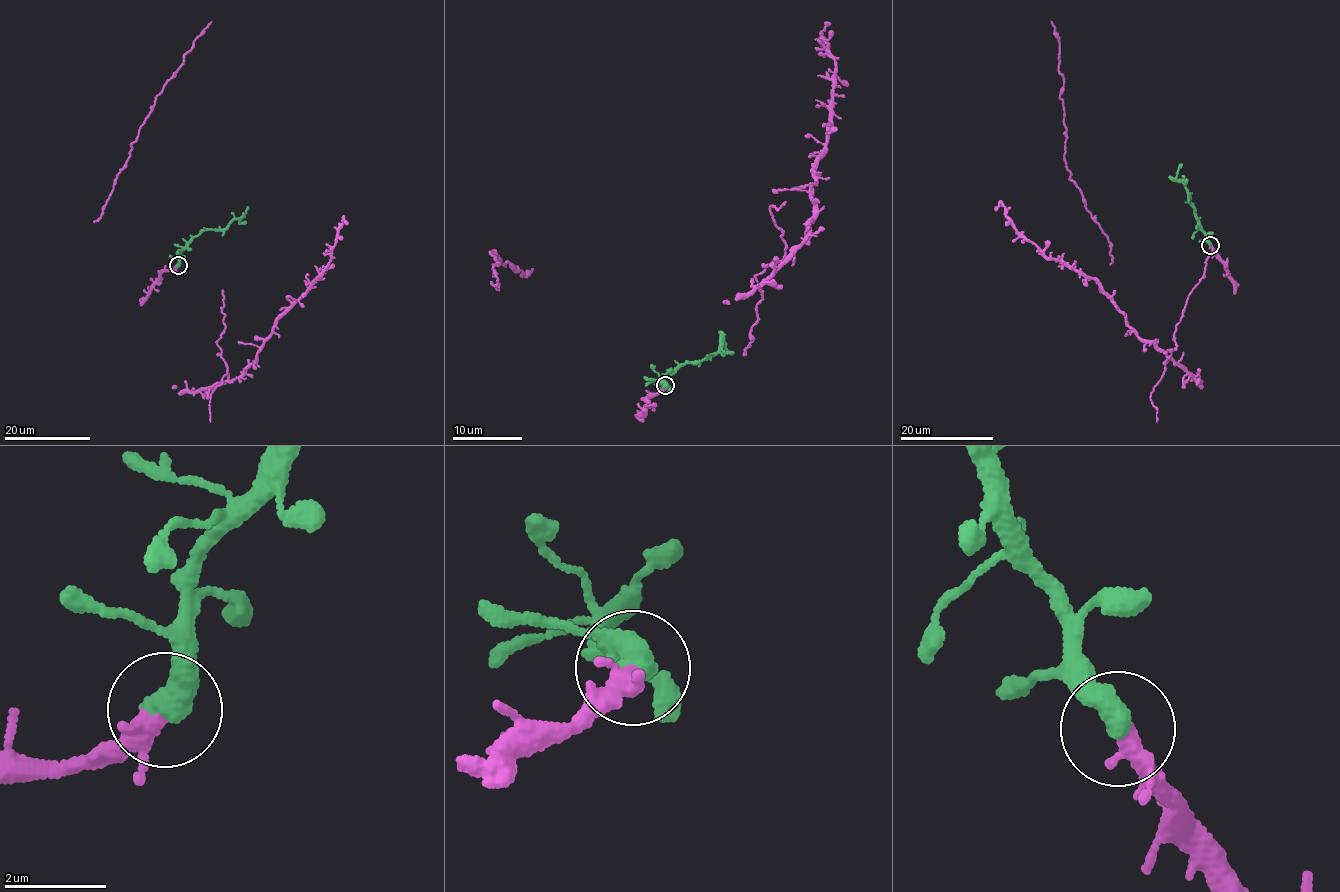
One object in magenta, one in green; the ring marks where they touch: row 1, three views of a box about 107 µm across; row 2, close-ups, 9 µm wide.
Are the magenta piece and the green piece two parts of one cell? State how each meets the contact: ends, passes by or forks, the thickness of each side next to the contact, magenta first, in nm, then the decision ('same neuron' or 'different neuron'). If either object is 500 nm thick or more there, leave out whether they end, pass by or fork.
calibres 300 and 550 nm; same neuron

